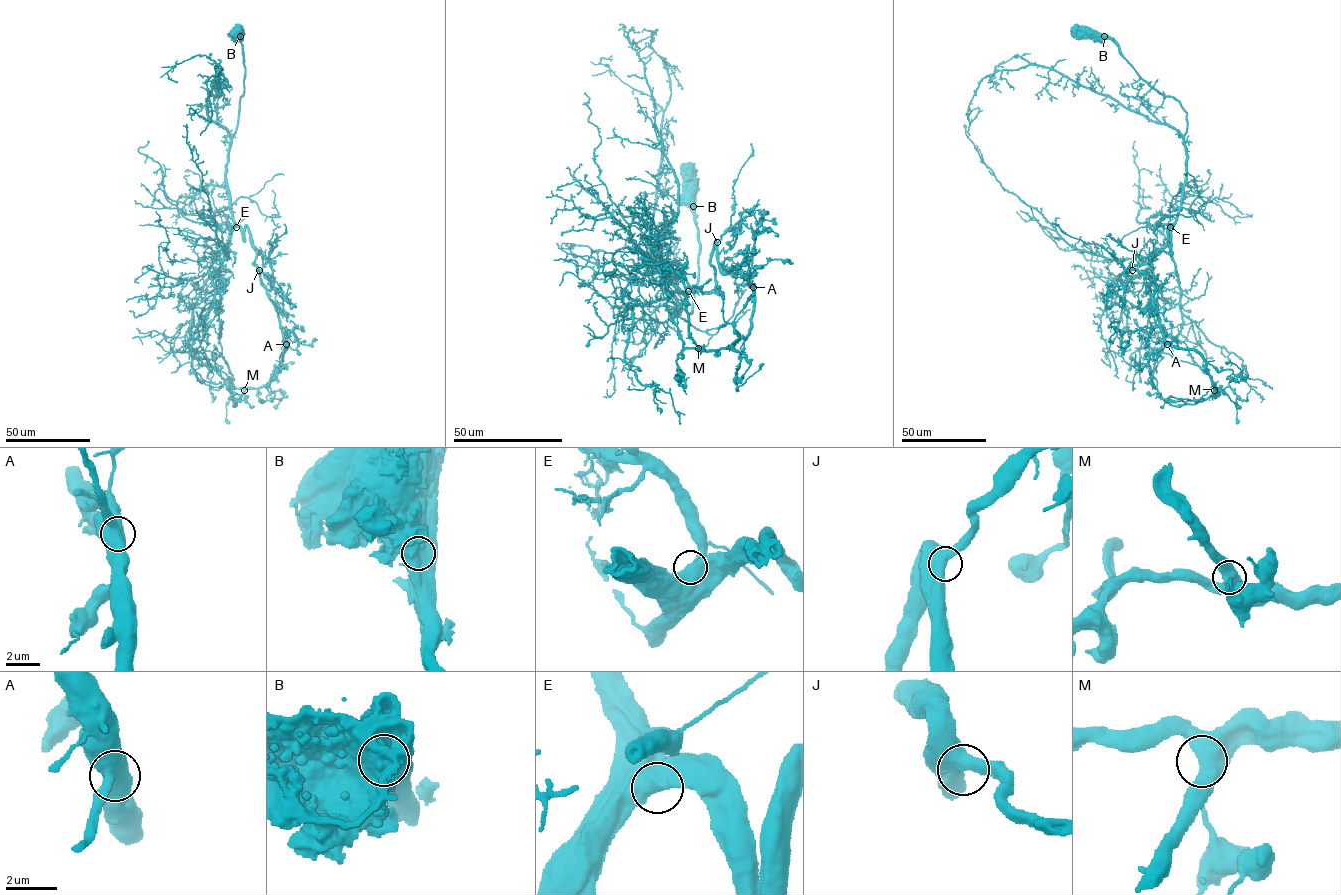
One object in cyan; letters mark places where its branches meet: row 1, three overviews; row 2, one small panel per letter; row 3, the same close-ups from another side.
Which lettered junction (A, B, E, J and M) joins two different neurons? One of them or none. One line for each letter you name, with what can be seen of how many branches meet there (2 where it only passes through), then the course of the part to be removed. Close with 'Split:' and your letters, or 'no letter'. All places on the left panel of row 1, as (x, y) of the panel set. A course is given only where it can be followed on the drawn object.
B: branches 2
Split: B

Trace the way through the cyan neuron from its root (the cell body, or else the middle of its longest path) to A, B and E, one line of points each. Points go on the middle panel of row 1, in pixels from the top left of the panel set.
A: (689, 194), (698, 281), (693, 311), (675, 312), (697, 288), (719, 293), (715, 241), (719, 267), (753, 287)
B: (689, 194), (692, 194), (693, 206)
E: (689, 194), (693, 196), (699, 243), (698, 281), (693, 311), (689, 313), (682, 309), (675, 312), (688, 291)

